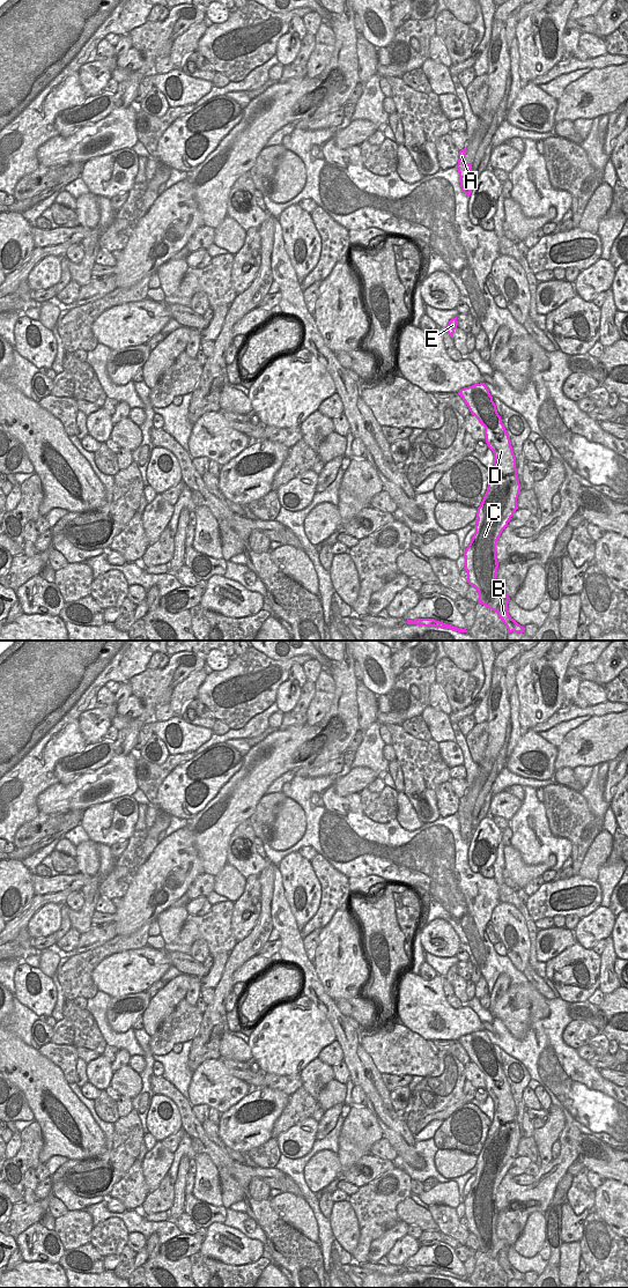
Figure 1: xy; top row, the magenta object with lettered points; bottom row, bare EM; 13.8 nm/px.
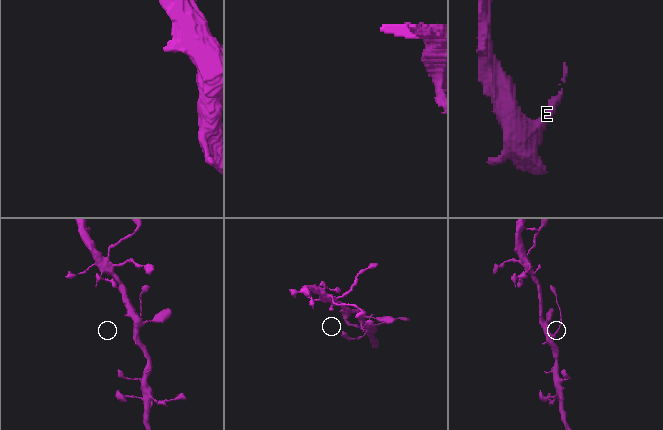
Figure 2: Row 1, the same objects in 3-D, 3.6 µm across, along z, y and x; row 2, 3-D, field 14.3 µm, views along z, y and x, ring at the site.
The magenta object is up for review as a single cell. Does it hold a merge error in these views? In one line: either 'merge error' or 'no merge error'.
no merge error

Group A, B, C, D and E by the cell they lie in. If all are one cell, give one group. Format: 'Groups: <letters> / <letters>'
Groups: A B C D E

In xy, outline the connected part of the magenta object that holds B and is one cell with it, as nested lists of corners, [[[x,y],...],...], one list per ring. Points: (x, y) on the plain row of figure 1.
[[[485,1030],[474,1031],[459,1037],[458,1042],[467,1052],[472,1063],[485,1074],[486,1090],[494,1101],[494,1119],[489,1127],[487,1139],[478,1155],[475,1180],[466,1196],[465,1217],[467,1219],[467,1230],[474,1234],[479,1242],[479,1251],[497,1260],[509,1280],[525,1280],[524,1274],[518,1272],[508,1260],[510,1245],[507,1241],[500,1239],[496,1235],[496,1221],[498,1209],[496,1206],[496,1192],[503,1177],[508,1174],[511,1164],[517,1157],[517,1146],[520,1132],[517,1123],[516,1105],[512,1098],[509,1082],[497,1060],[496,1052]]]

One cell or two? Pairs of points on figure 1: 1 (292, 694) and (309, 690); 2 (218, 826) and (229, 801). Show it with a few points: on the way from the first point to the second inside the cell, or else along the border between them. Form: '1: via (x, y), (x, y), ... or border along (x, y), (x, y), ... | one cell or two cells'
1: border along (301, 688), (298, 701), (292, 709) | two cells
2: via (218, 820), (229, 807) | one cell

